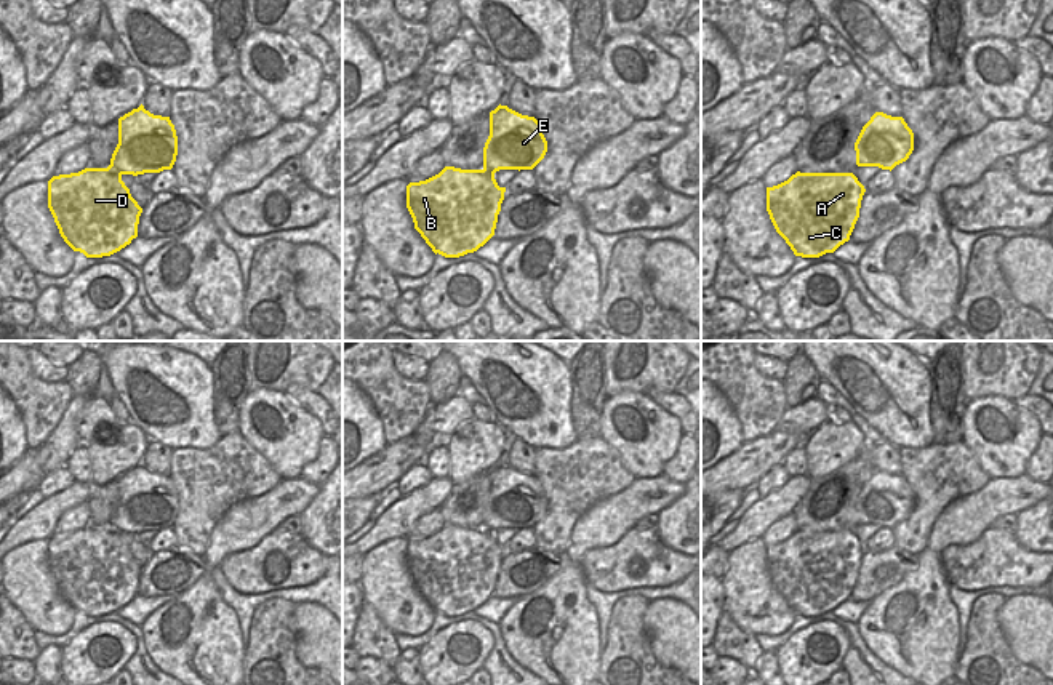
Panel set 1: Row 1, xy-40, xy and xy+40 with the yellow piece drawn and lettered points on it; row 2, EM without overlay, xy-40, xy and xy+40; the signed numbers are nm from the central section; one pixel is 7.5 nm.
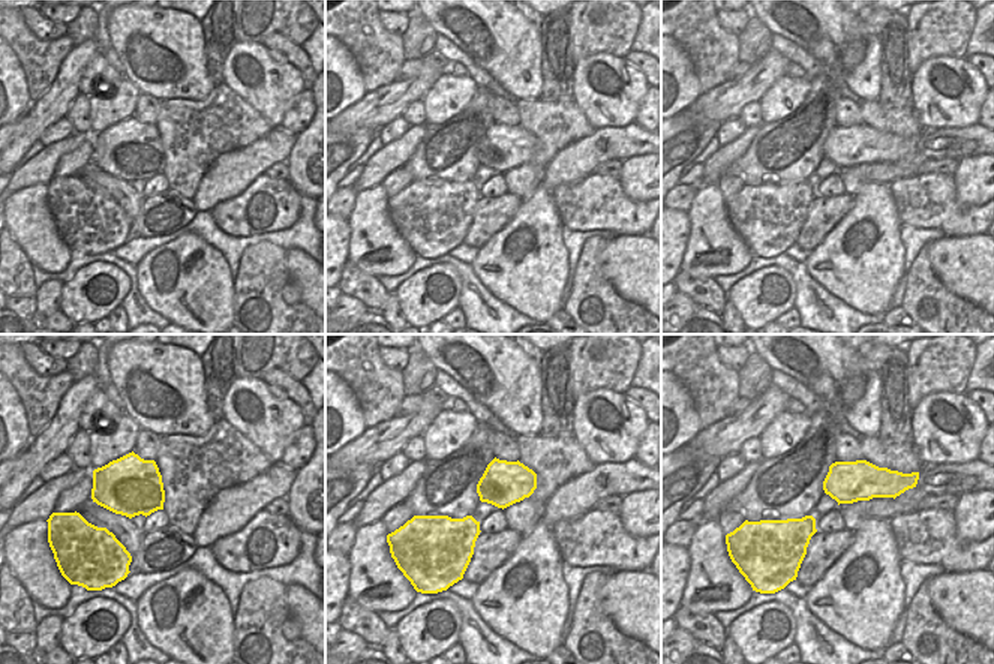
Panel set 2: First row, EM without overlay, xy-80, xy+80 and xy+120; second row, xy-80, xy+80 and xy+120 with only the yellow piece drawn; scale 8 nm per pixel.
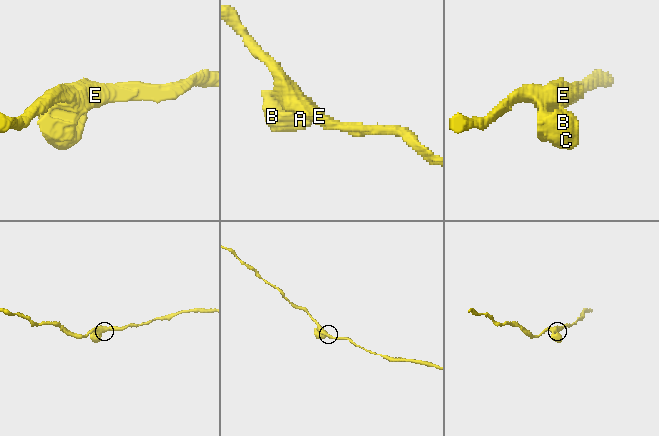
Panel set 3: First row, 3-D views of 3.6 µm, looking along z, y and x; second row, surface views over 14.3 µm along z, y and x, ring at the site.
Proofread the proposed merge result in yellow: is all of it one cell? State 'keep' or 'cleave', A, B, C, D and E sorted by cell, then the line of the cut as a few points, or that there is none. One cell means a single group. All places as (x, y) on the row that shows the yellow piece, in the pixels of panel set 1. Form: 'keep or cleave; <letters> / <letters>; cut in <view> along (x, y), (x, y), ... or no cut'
keep; A B C D E; no cut

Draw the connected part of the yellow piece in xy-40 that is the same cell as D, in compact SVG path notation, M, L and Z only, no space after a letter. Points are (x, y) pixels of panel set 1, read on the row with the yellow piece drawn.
M141 104L118 118L118 144L107 168L85 168L48 181L48 208L64 242L86 258L110 256L138 237L142 208L122 181L123 174L171 170L178 155L178 136L170 117L154 115Z

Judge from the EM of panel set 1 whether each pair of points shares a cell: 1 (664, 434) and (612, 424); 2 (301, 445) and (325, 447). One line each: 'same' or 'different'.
1: same
2: different

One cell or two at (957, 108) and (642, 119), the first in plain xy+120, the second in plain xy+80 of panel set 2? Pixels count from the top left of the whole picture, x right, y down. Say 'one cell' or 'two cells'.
two cells

